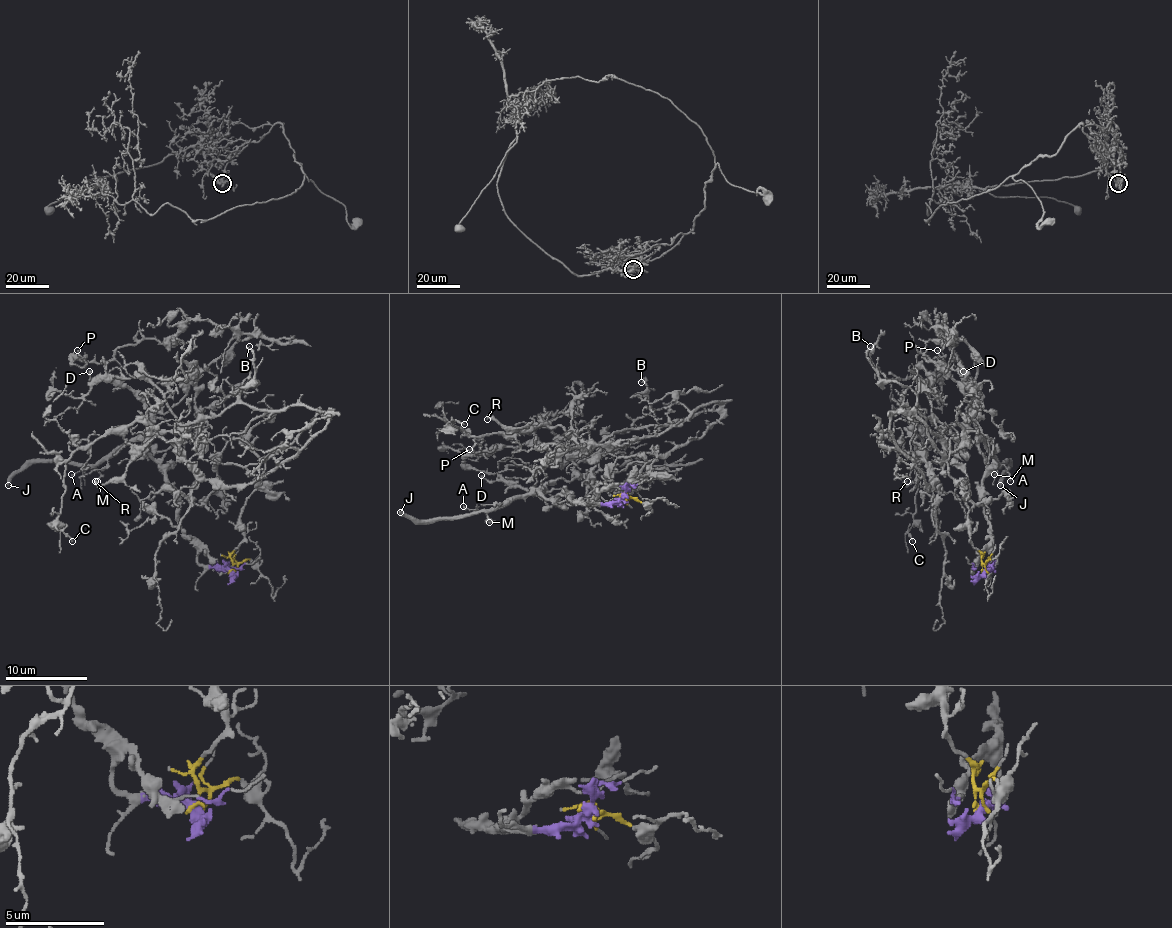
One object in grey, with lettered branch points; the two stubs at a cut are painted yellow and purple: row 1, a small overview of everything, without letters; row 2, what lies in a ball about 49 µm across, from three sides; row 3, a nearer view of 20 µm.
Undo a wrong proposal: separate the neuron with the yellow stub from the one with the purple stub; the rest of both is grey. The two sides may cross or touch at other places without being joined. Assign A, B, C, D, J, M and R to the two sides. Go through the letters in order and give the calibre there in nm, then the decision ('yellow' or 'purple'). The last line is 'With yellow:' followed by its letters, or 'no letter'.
A: calibre 130 nm; purple
B: calibre 130 nm; yellow
C: calibre 110 nm; yellow
D: calibre 140 nm; purple
J: calibre 360 nm; purple
M: calibre 160 nm; purple
R: calibre 150 nm; yellow
With yellow: B, C, R

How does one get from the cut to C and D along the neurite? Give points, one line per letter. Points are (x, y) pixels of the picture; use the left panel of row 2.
C: (230, 572), (265, 463), (329, 411), (240, 485), (152, 426), (107, 430), (66, 463), (72, 541)
D: (230, 572), (197, 561), (177, 493), (148, 450), (150, 409), (88, 370)

